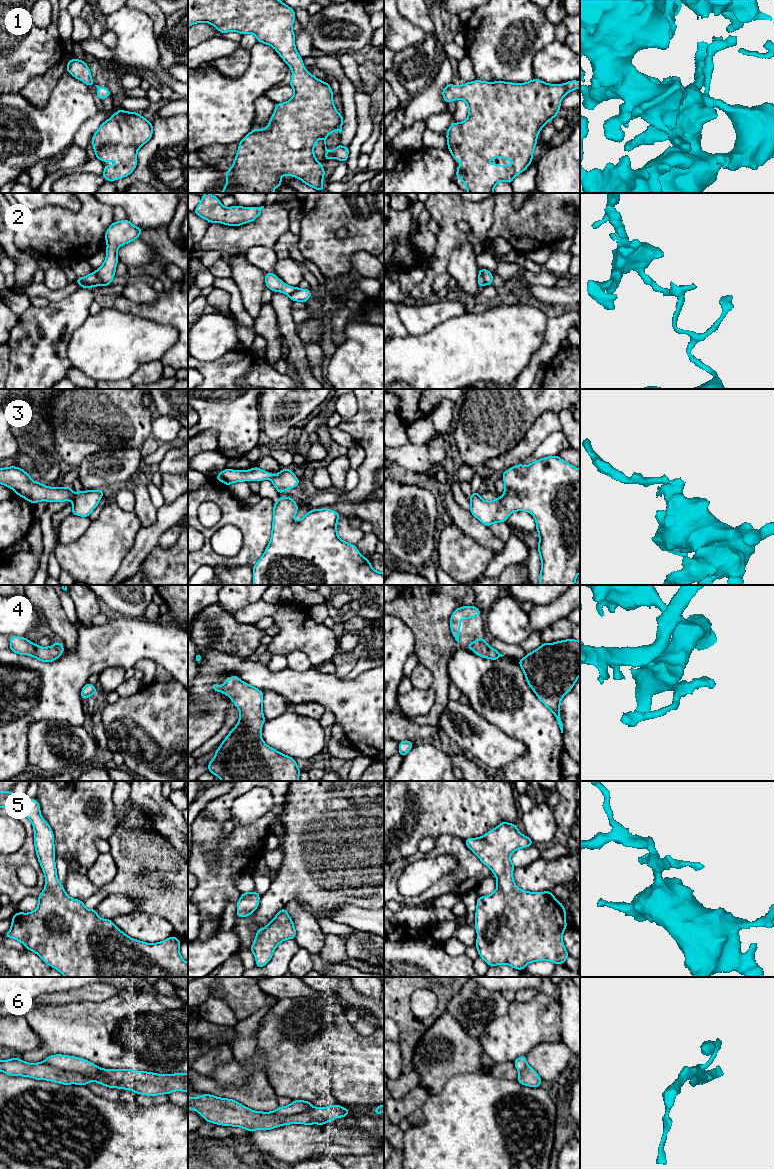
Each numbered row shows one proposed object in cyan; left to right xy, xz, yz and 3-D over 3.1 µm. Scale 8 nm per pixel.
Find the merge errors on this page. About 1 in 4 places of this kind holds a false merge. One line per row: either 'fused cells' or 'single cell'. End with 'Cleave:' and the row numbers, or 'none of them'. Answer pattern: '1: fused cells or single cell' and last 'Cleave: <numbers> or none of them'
1: single cell
2: fused cells
3: fused cells
4: single cell
5: single cell
6: single cell
Cleave: 2, 3

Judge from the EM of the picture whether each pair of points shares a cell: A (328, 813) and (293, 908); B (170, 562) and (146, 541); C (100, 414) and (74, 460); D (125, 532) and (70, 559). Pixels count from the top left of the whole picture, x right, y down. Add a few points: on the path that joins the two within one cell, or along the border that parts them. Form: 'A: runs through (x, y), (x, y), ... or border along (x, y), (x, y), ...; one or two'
A: border along (295, 897), (283, 907); two
B: border along (157, 544), (142, 563); two
C: runs through (90, 425), (90, 428), (74, 444), (74, 449); one
D: runs through (111, 538), (90, 559), (84, 559); one

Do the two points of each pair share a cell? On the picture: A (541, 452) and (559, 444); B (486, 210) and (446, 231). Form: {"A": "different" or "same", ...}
{"A": "same", "B": "same"}

